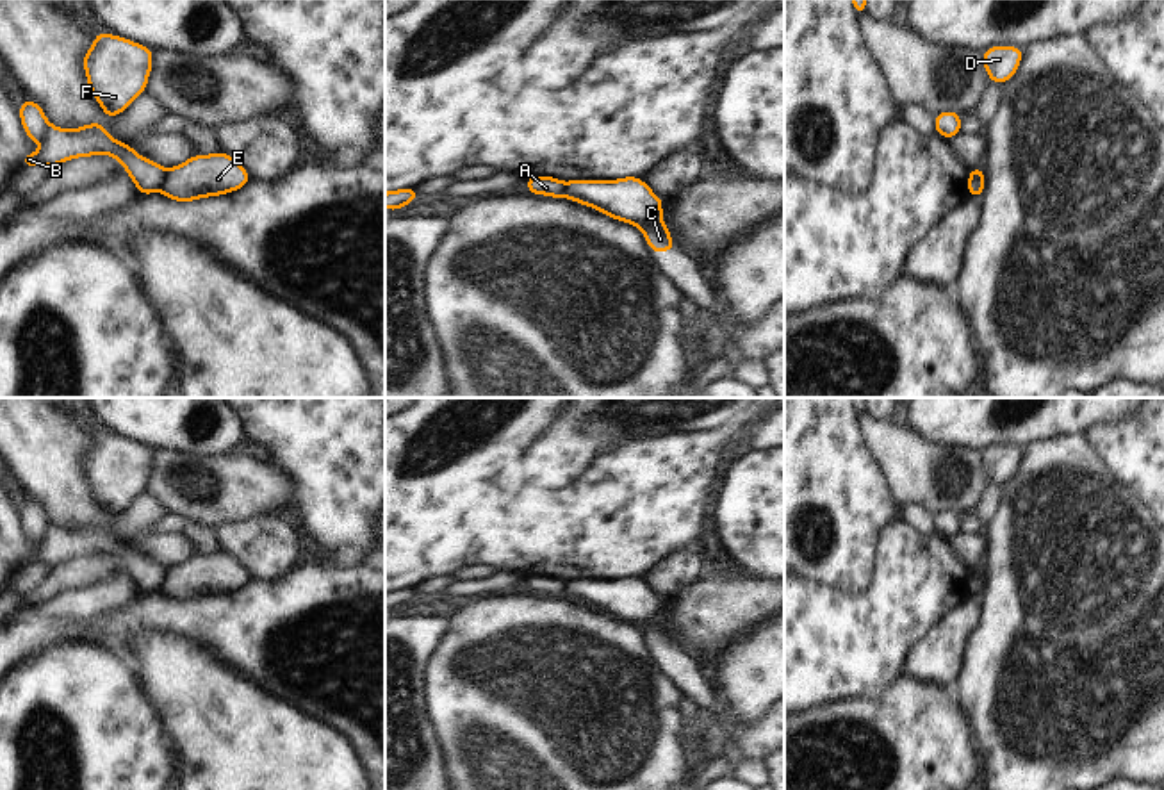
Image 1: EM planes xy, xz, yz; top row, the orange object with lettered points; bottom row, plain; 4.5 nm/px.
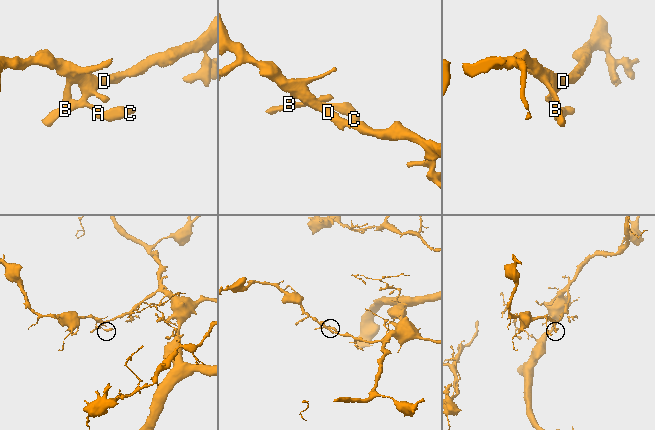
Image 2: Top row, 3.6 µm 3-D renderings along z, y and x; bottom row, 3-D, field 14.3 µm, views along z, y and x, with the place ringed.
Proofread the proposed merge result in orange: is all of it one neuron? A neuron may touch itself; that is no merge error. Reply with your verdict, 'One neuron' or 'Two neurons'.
Two neurons

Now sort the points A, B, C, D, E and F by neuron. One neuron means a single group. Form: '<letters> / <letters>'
A B D F / C E

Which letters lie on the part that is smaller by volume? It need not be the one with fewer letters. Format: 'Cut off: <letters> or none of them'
Cut off: C, E

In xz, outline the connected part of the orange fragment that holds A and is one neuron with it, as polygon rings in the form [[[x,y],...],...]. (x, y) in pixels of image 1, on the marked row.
[[[529,175],[526,178],[526,182],[528,182],[528,193],[531,193],[531,194],[545,194],[551,198],[563,198],[563,194],[565,194],[565,182],[562,182],[554,177]]]

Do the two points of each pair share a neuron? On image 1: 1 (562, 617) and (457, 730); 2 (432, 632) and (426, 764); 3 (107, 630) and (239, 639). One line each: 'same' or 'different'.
1: same
2: same
3: same

